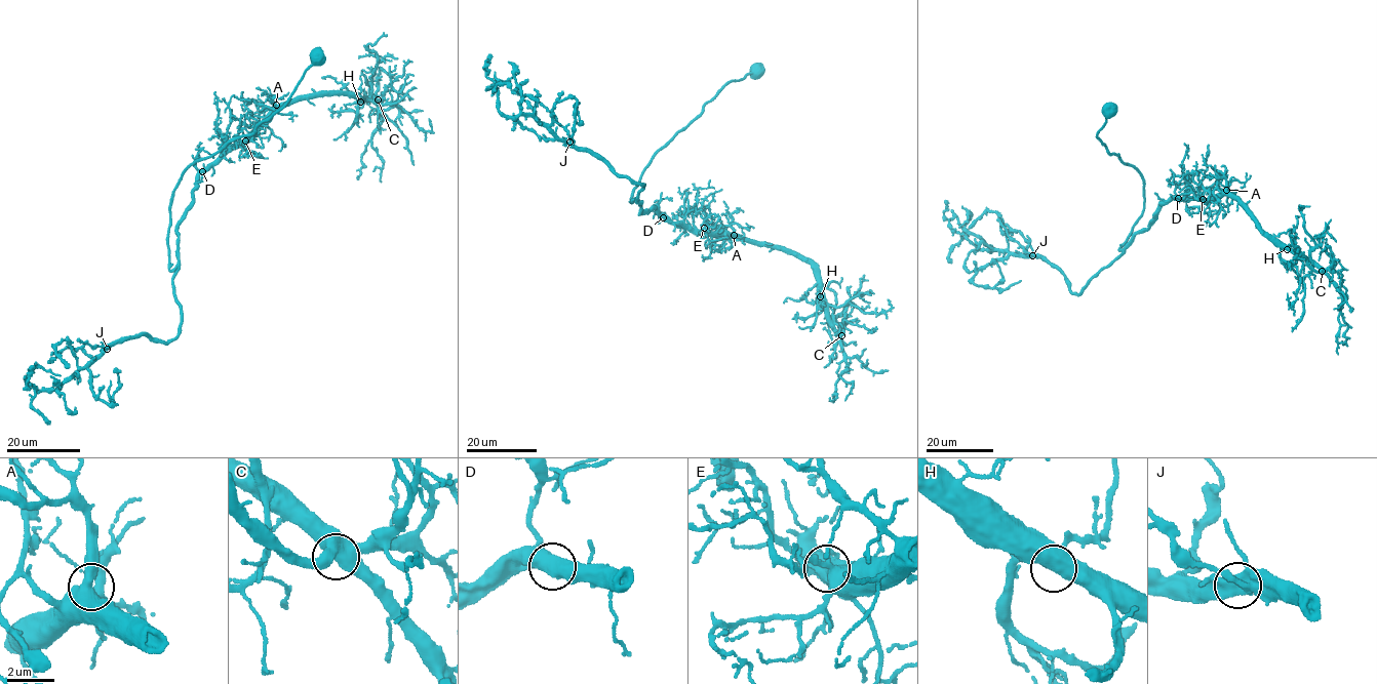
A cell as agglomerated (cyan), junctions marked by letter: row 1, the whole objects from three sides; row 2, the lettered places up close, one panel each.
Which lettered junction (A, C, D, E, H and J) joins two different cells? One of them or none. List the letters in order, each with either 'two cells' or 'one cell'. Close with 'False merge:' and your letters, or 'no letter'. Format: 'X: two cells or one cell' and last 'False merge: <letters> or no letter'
A: one cell
C: one cell
D: one cell
E: one cell
H: one cell
J: one cell
False merge: no letter

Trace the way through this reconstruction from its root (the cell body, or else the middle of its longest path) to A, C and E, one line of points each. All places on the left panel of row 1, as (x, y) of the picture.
A: (317, 58), (288, 102), (254, 132), (183, 172), (170, 209), (170, 271), (196, 179), (246, 143), (276, 105)
C: (317, 58), (254, 132), (183, 172), (170, 209), (170, 271), (196, 179), (275, 111), (338, 92), (378, 99)
E: (317, 58), (288, 102), (254, 132), (183, 172), (170, 209), (170, 271), (196, 179), (245, 141)

